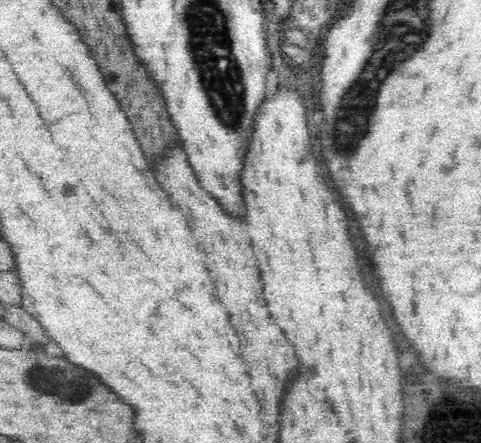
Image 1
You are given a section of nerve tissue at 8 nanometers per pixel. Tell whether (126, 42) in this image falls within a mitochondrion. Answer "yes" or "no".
no

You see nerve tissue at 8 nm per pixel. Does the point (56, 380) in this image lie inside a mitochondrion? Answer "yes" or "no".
yes

